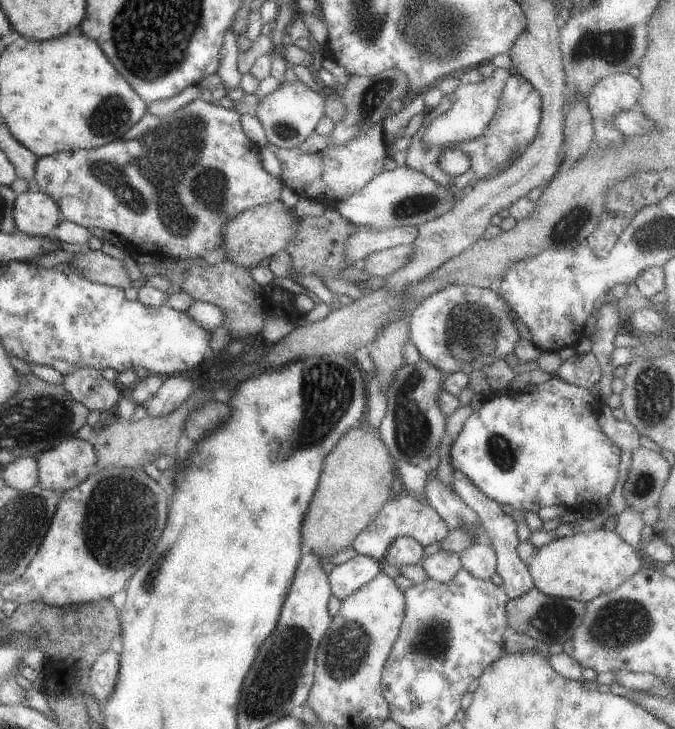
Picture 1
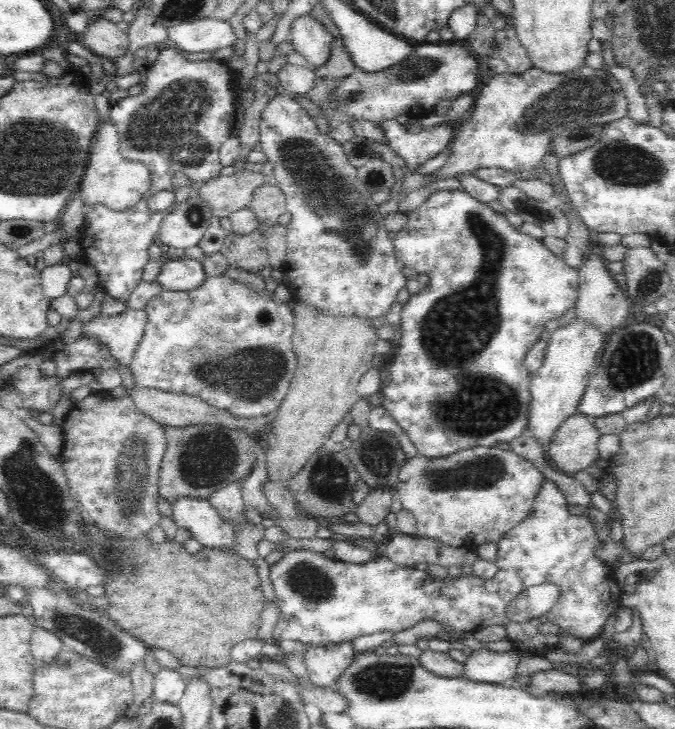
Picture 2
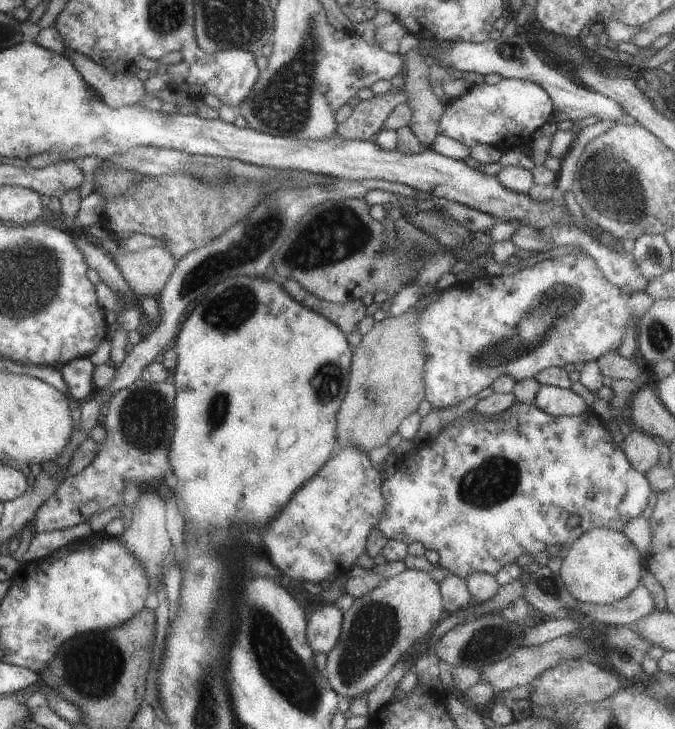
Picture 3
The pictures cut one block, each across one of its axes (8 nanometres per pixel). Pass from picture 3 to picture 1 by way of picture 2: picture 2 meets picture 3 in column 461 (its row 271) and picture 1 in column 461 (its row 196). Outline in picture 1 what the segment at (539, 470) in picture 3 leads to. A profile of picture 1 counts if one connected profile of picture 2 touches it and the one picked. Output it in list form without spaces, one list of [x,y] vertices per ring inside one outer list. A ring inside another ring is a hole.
[[[558,376],[547,382],[540,383],[534,392],[528,390],[514,391],[510,388],[501,393],[492,391],[489,396],[482,400],[480,408],[470,414],[458,437],[451,441],[451,465],[454,469],[464,474],[480,492],[483,492],[490,500],[495,500],[501,505],[504,504],[506,506],[508,504],[515,510],[522,510],[527,513],[537,512],[542,507],[565,504],[579,510],[583,514],[588,514],[588,512],[598,508],[600,501],[607,499],[612,494],[614,488],[616,488],[621,453],[621,450],[602,432],[598,424],[598,418],[592,412],[592,402],[596,399],[599,399],[598,396],[591,392],[590,389],[571,385]]]

